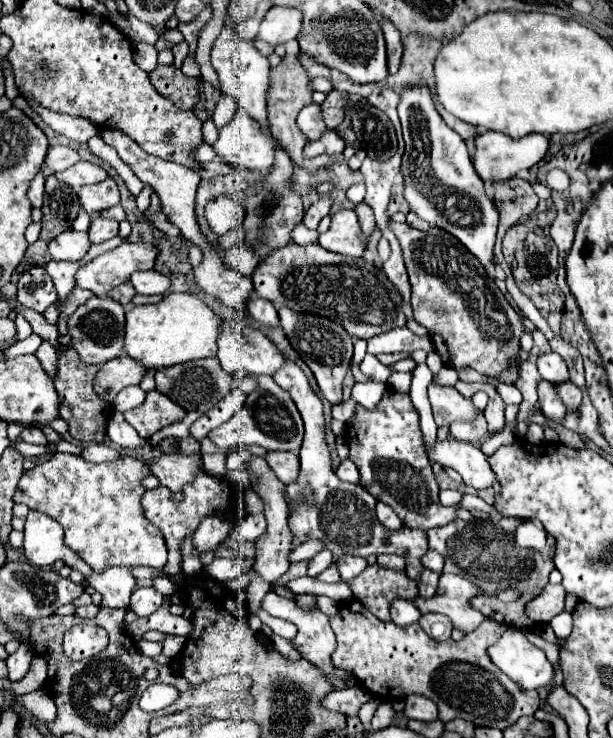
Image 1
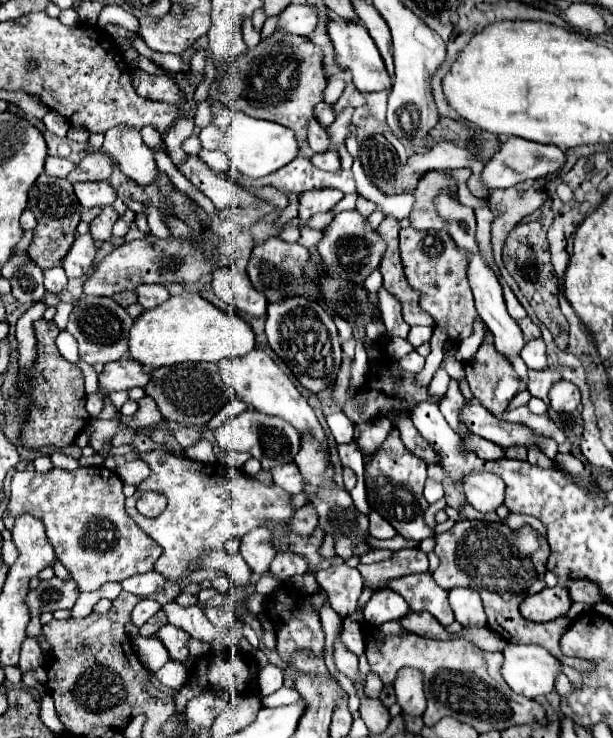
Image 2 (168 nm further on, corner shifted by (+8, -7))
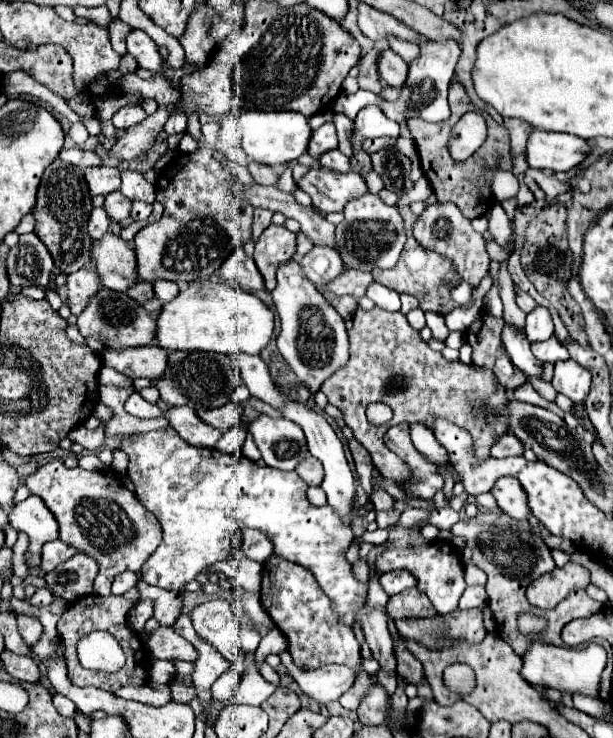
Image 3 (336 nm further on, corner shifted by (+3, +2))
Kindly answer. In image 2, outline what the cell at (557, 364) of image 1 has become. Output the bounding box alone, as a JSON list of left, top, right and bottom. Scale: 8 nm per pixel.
[522,338,546,370]

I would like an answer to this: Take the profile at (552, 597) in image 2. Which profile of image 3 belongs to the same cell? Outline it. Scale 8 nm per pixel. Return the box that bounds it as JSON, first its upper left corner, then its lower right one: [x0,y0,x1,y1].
[527,563,589,609]

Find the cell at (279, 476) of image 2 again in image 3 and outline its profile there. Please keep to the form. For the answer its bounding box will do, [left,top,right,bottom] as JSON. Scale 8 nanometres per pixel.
[295,455,323,485]

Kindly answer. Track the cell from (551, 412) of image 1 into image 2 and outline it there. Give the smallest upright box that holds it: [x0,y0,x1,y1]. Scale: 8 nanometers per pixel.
[528,370,560,404]

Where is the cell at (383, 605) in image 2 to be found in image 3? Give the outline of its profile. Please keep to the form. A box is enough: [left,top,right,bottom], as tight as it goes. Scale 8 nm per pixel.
[379,571,417,597]

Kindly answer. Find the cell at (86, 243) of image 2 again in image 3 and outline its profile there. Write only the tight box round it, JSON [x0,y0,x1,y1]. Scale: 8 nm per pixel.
[91,233,137,291]

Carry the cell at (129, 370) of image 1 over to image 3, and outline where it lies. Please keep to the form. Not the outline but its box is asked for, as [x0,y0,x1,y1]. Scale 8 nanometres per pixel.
[101,345,167,379]

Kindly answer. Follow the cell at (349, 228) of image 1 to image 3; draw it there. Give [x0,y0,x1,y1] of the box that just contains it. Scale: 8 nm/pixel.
[335,193,405,271]

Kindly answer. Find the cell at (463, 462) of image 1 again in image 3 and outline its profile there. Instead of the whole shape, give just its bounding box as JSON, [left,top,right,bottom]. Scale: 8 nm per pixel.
[491,477,529,519]

